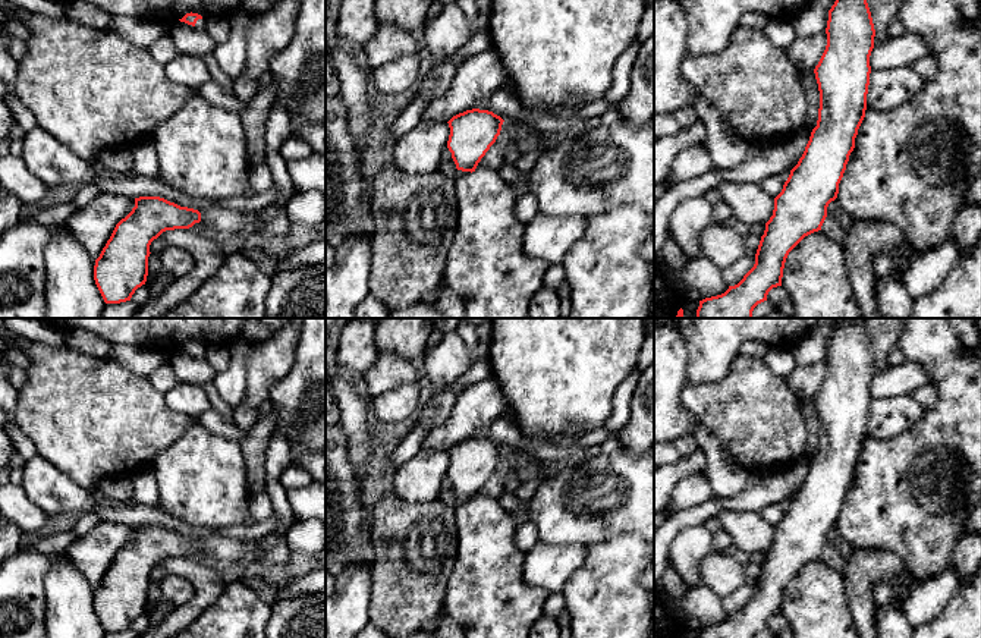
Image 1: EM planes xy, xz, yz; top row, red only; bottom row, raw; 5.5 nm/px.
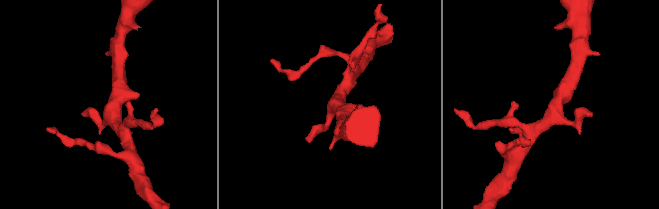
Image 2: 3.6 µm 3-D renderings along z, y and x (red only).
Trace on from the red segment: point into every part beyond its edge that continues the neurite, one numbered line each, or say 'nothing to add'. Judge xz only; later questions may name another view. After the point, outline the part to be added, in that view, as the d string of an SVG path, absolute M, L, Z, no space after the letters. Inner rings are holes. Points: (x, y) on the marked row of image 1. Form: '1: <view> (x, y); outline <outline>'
nothing to add

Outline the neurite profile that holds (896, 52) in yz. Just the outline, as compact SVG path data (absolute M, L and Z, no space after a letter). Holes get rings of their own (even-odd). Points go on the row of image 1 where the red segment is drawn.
M906 32L902 37L890 37L874 44L870 56L871 70L912 66L922 57L931 57L927 43L915 34Z

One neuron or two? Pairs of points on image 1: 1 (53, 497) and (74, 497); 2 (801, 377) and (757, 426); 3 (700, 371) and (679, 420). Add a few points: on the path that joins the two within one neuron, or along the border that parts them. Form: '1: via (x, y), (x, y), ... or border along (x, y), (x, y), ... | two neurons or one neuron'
1: via (57, 497), (69, 497) | one neuron
2: border along (783, 377), (801, 401) | two neurons
3: border along (685, 346), (689, 380) | two neurons

